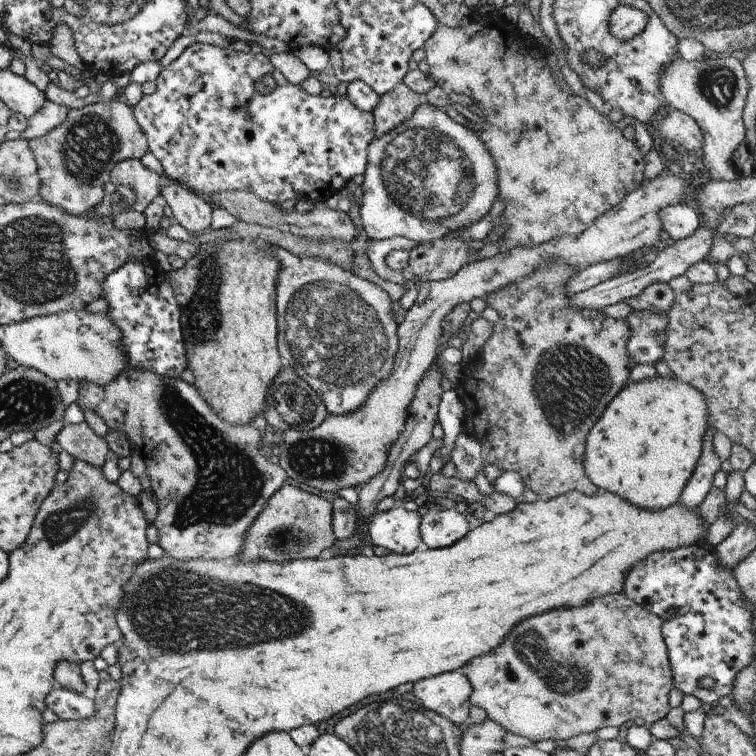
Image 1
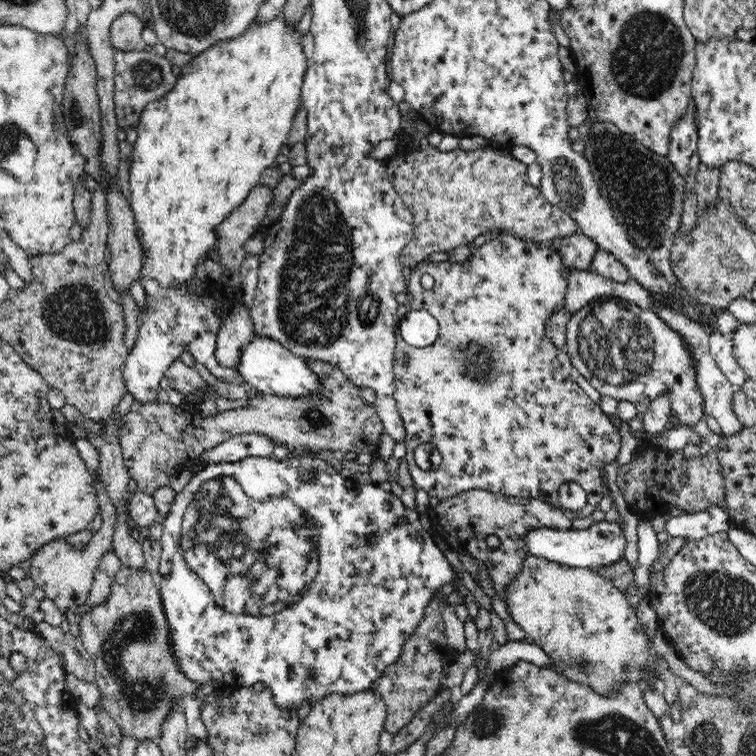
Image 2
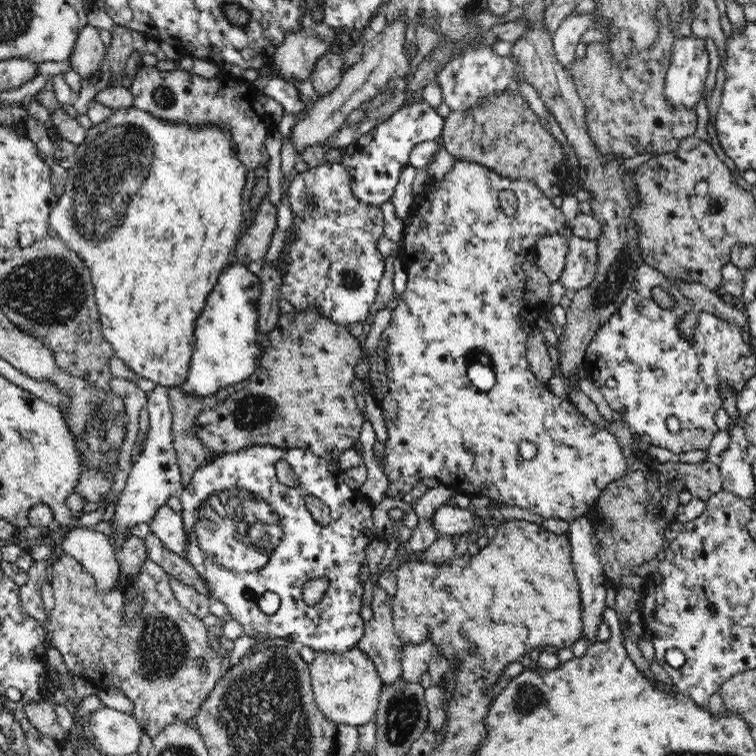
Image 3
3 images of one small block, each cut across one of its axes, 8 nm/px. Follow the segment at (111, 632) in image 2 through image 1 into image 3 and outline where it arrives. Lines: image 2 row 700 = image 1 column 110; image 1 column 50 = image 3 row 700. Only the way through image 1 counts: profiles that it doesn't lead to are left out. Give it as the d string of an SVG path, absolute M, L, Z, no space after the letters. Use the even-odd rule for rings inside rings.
M62 550L58 555L50 563L49 572L56 601L46 621L46 635L50 639L49 646L62 653L67 669L84 676L98 691L108 688L122 691L133 704L132 716L143 729L144 735L152 740L166 726L176 722L194 725L200 705L222 678L222 659L206 641L211 636L203 620L176 601L167 572L147 558L140 562L138 572L120 574L116 578L116 585L104 591L72 555ZM132 604L137 604L141 612L134 619L128 619L124 612L126 606Z

